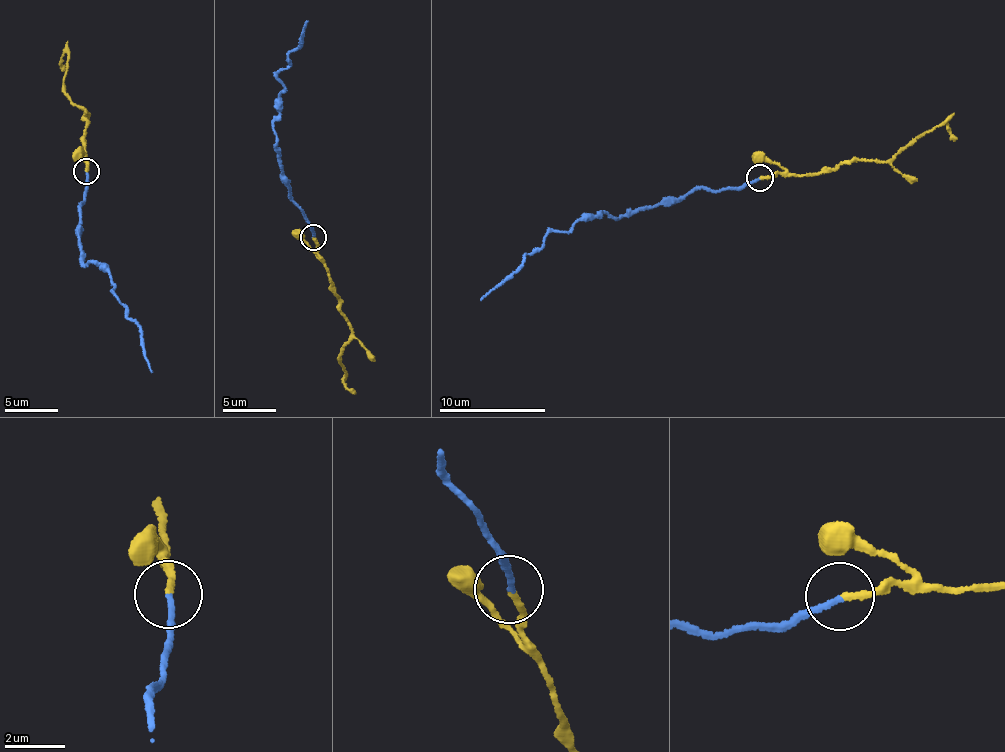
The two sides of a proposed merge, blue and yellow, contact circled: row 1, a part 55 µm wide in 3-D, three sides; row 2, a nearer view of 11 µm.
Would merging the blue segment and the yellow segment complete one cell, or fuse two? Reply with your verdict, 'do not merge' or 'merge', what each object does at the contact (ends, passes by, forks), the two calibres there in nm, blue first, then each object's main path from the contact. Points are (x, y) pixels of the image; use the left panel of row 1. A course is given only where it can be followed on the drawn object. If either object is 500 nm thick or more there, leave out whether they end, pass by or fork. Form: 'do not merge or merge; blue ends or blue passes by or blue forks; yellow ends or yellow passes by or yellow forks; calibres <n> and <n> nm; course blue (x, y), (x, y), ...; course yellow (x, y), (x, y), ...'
do not merge; blue ends; yellow ends; calibres 180 and 200 nm; course blue (87, 170), (81, 209), (82, 263), (99, 265), (107, 272), (128, 318), (138, 327), (151, 372); course yellow (87, 170), (80, 141), (87, 122), (79, 105), (62, 86), (68, 55), (61, 56), (64, 71)

